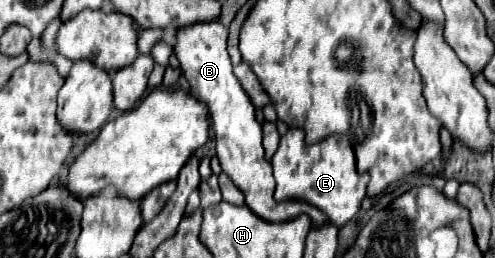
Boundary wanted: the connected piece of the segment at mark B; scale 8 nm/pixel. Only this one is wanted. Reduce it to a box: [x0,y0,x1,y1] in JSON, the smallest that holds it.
[173,20,329,226]

